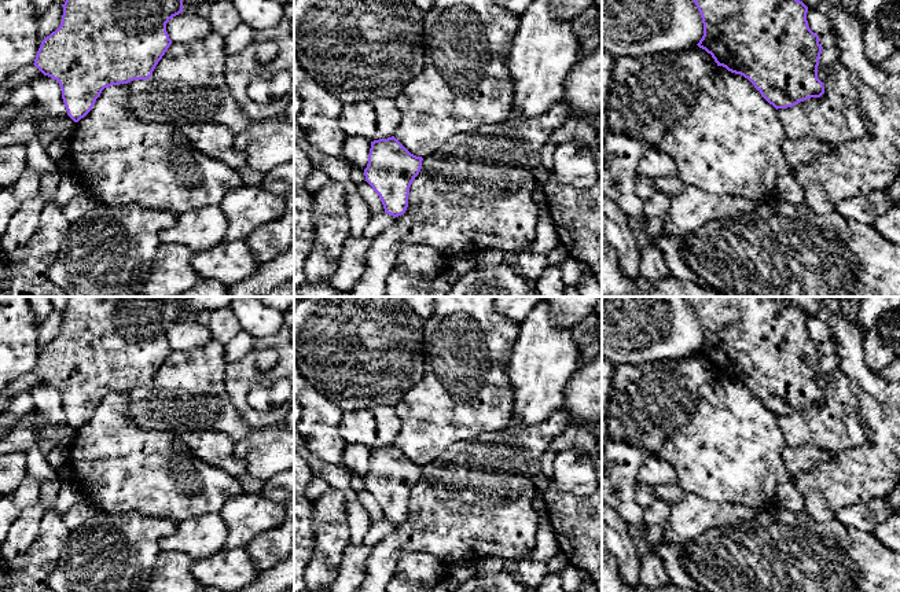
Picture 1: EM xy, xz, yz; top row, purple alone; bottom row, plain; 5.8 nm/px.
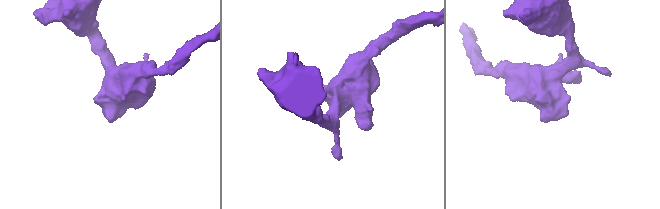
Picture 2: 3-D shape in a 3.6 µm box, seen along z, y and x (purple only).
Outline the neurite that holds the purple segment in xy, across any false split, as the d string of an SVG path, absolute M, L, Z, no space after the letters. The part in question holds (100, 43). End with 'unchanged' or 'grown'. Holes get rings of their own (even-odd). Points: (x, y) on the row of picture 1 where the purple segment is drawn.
M66 0L60 26L47 36L34 66L56 80L67 115L78 122L93 107L104 88L147 80L172 40L166 23L183 12L183 0Z; unchanged

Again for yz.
M693 0L701 14L704 36L697 44L712 55L717 66L747 78L761 96L778 109L787 109L824 93L818 78L823 47L807 21L808 7L800 0Z; unchanged

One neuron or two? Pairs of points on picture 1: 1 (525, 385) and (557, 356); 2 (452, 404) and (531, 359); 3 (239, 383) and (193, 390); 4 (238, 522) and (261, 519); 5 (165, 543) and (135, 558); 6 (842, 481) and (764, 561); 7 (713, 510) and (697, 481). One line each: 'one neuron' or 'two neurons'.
1: one neuron
2: two neurons
3: two neurons
4: one neuron
5: two neurons
6: two neurons
7: two neurons

